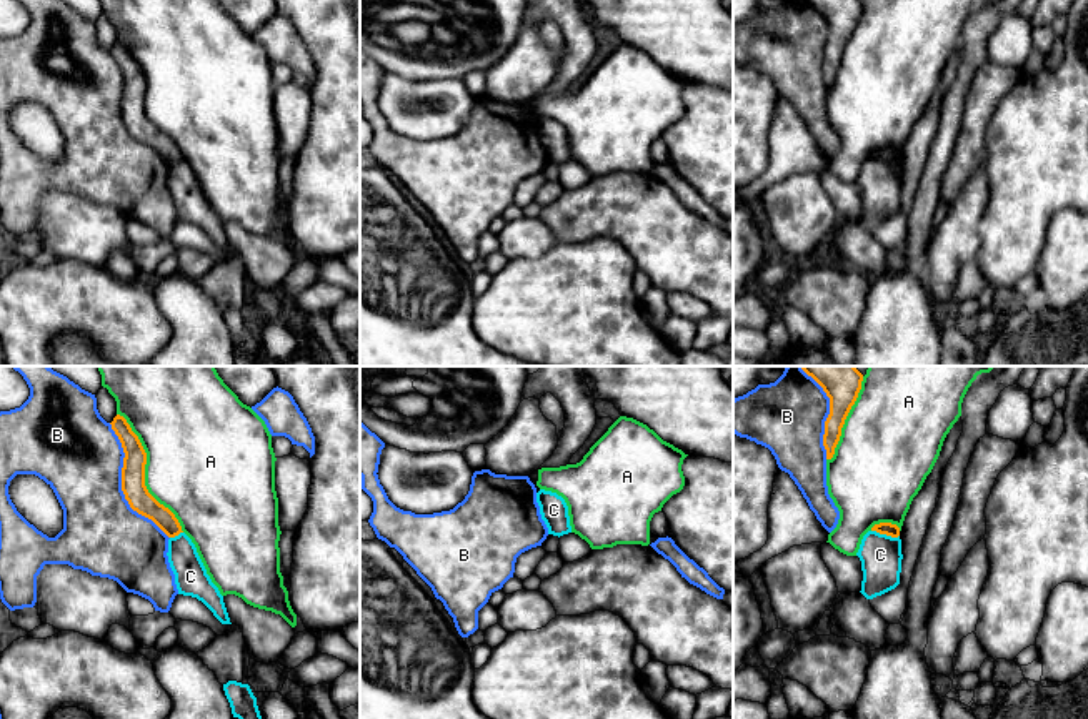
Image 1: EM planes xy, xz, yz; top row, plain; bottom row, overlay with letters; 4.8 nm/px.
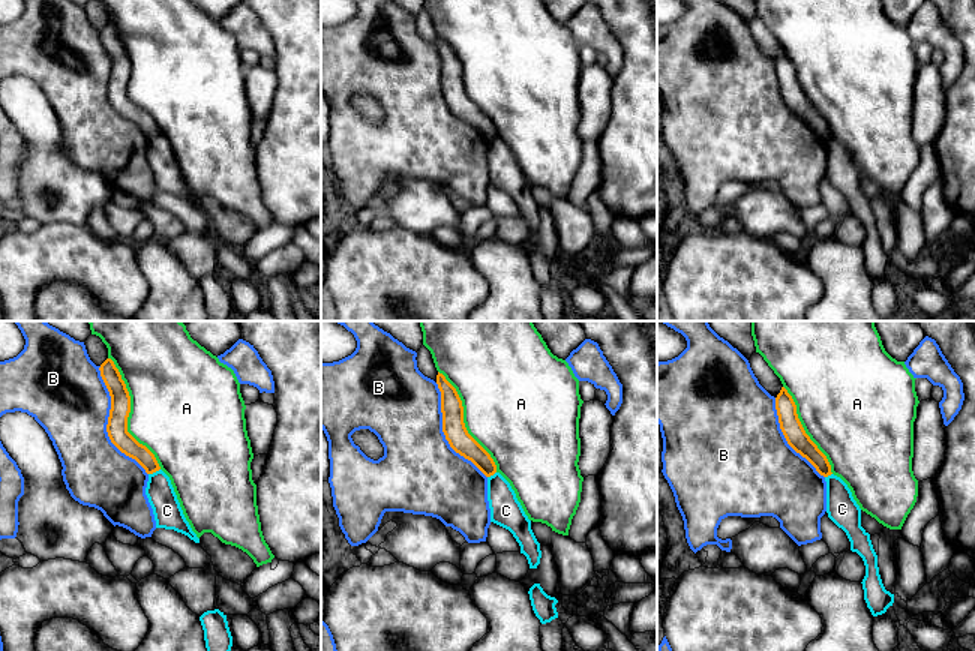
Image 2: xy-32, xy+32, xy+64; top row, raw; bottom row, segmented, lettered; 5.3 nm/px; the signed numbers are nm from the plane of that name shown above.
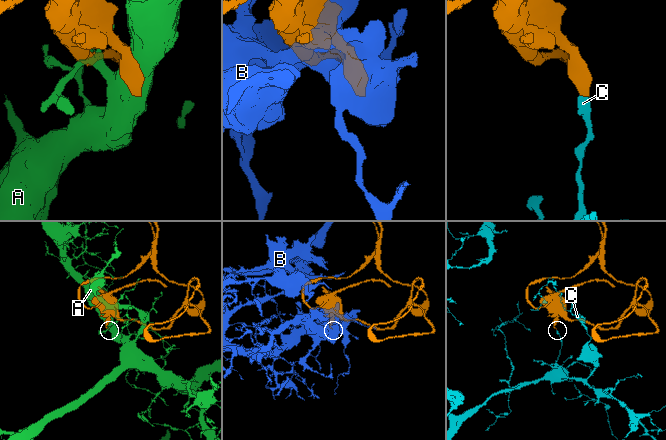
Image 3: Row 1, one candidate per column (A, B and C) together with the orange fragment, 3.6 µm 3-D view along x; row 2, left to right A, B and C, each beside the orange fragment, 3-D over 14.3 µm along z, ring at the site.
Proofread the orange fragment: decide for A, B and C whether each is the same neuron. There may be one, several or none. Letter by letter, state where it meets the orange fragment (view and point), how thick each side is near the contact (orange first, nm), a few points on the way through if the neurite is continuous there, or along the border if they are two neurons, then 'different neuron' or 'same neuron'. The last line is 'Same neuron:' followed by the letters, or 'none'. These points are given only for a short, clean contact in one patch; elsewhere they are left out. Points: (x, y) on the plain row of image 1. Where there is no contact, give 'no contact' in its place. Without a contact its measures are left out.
A: xy (144, 100) | 120/480 nm | different neuron
B: xy (122, 112) | 120/400 nm | different neuron
C: yz (885, 160) | 60/200 nm | along yz (872, 157), (898, 163) | different neuron
Same neuron: none

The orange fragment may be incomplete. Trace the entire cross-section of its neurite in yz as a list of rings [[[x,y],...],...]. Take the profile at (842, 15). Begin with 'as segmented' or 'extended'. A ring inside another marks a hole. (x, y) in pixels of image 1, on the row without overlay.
as segmented; [[[806,0],[830,25],[830,42],[825,48],[823,73],[826,87],[831,87],[841,63],[845,47],[861,17],[861,0]]]

